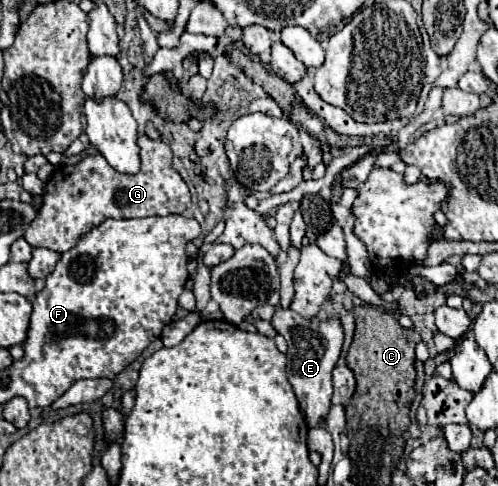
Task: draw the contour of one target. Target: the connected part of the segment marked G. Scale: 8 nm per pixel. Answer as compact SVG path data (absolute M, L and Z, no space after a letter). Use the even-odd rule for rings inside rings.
M145 134L139 136L141 172L119 174L101 154L87 156L75 166L59 166L47 180L43 206L39 216L25 232L25 240L33 248L49 248L55 252L71 250L83 234L105 222L107 218L145 218L181 214L191 206L191 194L183 178L171 166L171 148Z

